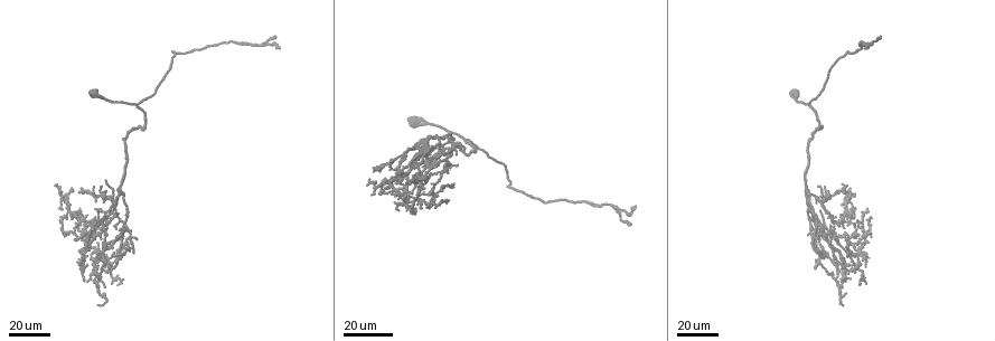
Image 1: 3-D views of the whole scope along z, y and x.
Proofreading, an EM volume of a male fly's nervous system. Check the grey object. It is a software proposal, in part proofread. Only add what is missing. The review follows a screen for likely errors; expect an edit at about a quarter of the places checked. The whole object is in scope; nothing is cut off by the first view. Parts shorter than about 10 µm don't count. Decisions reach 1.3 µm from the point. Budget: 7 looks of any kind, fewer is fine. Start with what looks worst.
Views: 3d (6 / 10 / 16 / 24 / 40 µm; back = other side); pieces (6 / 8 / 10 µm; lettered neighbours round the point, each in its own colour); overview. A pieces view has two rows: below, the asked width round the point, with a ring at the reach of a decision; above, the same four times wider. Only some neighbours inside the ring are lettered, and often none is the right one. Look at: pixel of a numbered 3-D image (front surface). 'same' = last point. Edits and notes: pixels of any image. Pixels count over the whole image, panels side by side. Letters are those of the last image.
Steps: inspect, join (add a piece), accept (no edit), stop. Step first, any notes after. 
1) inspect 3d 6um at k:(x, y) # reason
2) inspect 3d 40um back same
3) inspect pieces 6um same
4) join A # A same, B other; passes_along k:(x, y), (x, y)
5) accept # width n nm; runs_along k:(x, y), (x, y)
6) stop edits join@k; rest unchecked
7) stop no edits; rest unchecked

inspect 3d 40um at 1:(848, 240) # long arm stops here

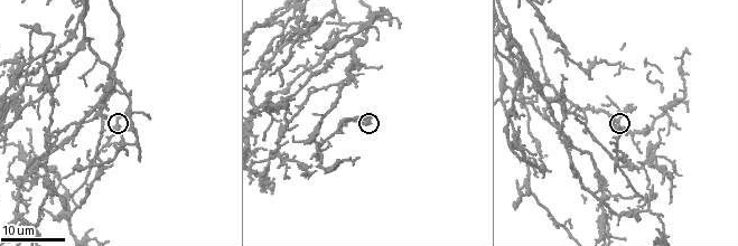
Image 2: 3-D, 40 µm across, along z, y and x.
inspect pieces 8um at 2:(615, 115)

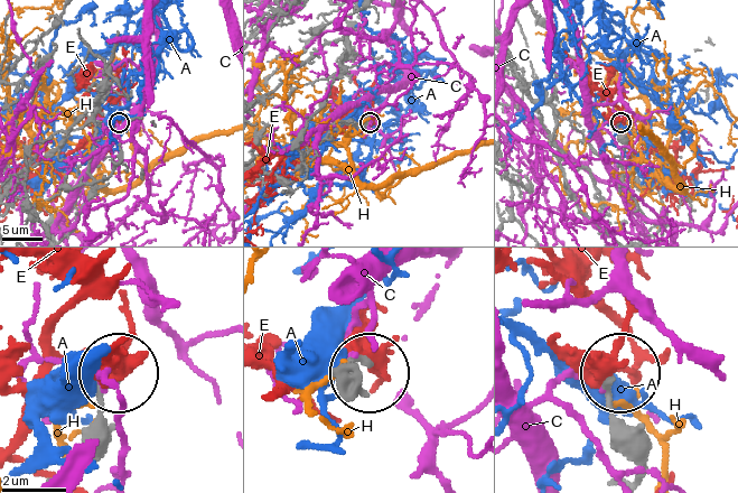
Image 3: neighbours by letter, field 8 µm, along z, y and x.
accept # width 210 nm; A other, C other, E other, H other; none of them fits

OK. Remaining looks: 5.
inspect 3d 24um at 1:(106, 180) # an open end

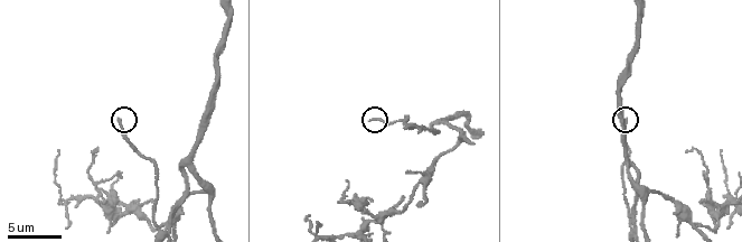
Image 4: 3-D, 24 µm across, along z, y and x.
inspect pieces 10um at 4:(116, 121)

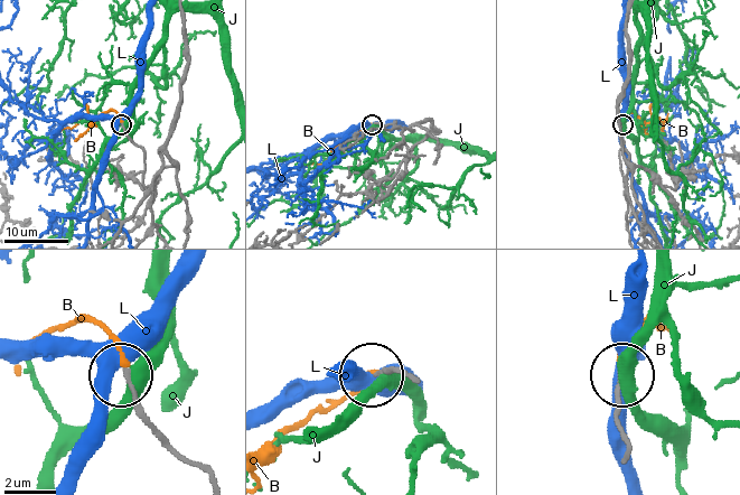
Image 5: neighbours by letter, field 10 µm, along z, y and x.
join B # width 140 nm; B same, J other, L other; the neuron continues

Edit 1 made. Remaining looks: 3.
inspect 3d 24um at 2:(137, 161) # branch stops here

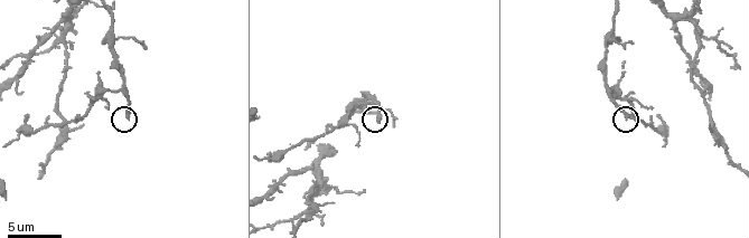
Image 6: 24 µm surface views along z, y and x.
inspect pieces 8um at 6:(129, 115)

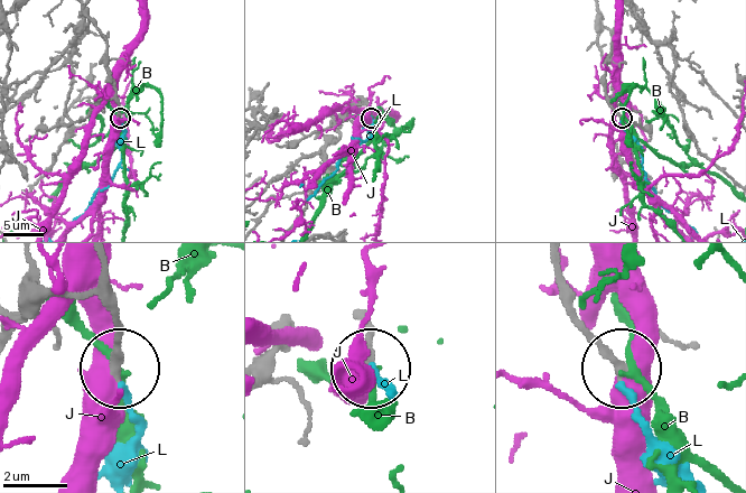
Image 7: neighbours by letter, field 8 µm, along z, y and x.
join L # B other, J other, L same; the neuron continues

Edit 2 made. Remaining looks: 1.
stop edits join@5, join@7; rest unchecked

